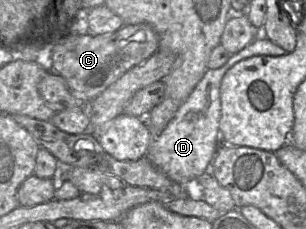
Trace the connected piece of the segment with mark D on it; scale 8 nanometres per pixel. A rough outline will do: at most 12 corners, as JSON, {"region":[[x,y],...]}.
{"region":[[260,35],[208,68],[145,157],[192,186],[220,146],[220,85],[237,62],[284,56]]}

